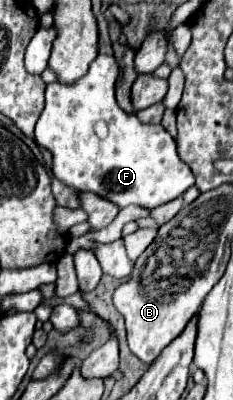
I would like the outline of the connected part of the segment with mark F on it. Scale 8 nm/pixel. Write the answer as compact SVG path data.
M98 55L86 77L78 85L50 83L46 85L46 107L36 123L34 137L46 147L54 161L52 173L64 185L78 191L92 191L100 197L112 201L120 209L126 205L138 205L144 209L154 209L176 197L180 197L188 187L194 185L192 169L178 157L172 135L162 125L140 123L136 115L126 113L118 107L114 99L114 75L118 75L118 65L112 55Z

